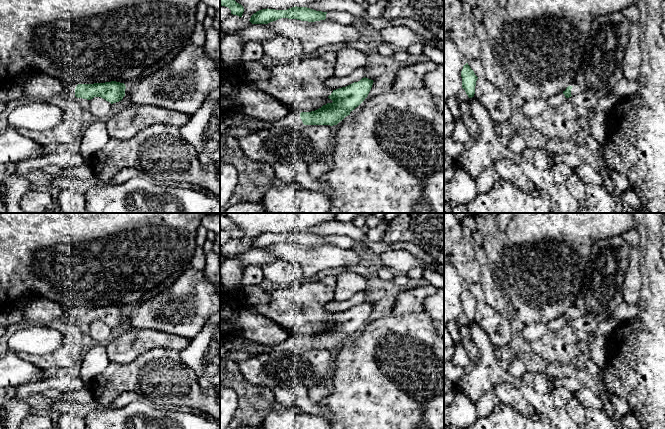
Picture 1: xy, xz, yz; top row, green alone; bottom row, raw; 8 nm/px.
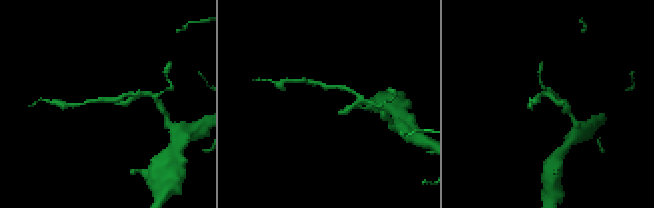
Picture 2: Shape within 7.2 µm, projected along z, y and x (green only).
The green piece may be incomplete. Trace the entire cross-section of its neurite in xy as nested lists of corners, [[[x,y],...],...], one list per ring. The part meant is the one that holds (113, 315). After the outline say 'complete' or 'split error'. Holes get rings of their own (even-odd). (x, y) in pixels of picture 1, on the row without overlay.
[[[111,305],[105,307],[83,308],[63,307],[65,320],[91,324],[94,321],[101,321],[111,328],[119,326],[125,320],[126,310],[124,307]]] | split error

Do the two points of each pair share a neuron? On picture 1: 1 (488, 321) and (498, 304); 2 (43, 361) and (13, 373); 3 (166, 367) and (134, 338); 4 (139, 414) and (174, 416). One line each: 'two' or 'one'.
1: two
2: two
3: two
4: one

